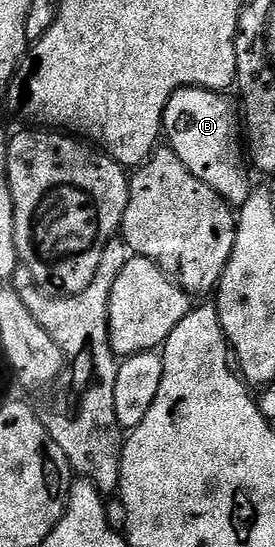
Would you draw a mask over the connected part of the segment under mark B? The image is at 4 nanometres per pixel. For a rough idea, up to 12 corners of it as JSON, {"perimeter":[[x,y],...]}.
{"perimeter":[[186,86],[161,113],[168,149],[222,202],[244,204],[239,114]]}

